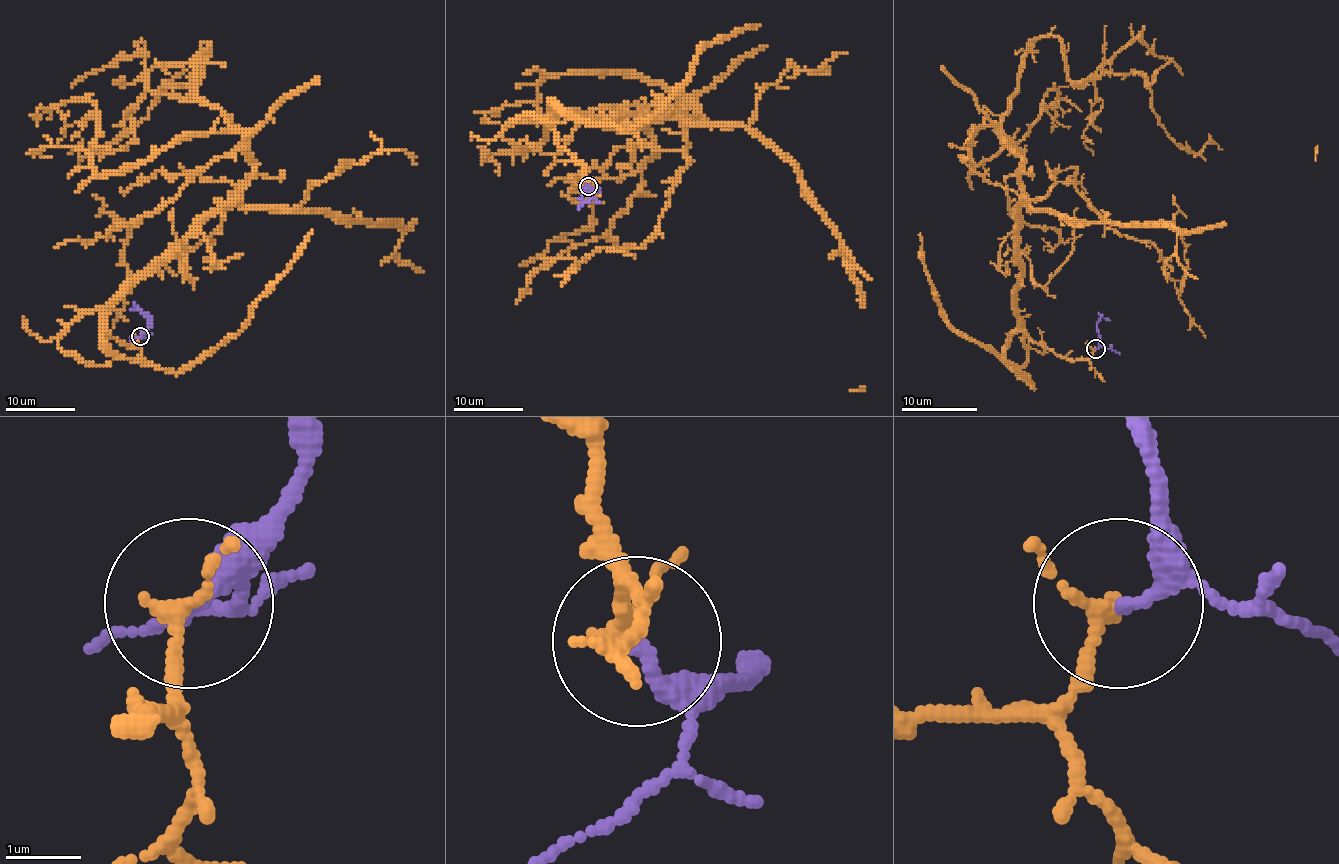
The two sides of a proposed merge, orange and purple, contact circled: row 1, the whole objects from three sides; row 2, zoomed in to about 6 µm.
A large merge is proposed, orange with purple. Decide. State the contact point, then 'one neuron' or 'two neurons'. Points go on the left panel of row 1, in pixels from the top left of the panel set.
place (140, 336); one neuron

